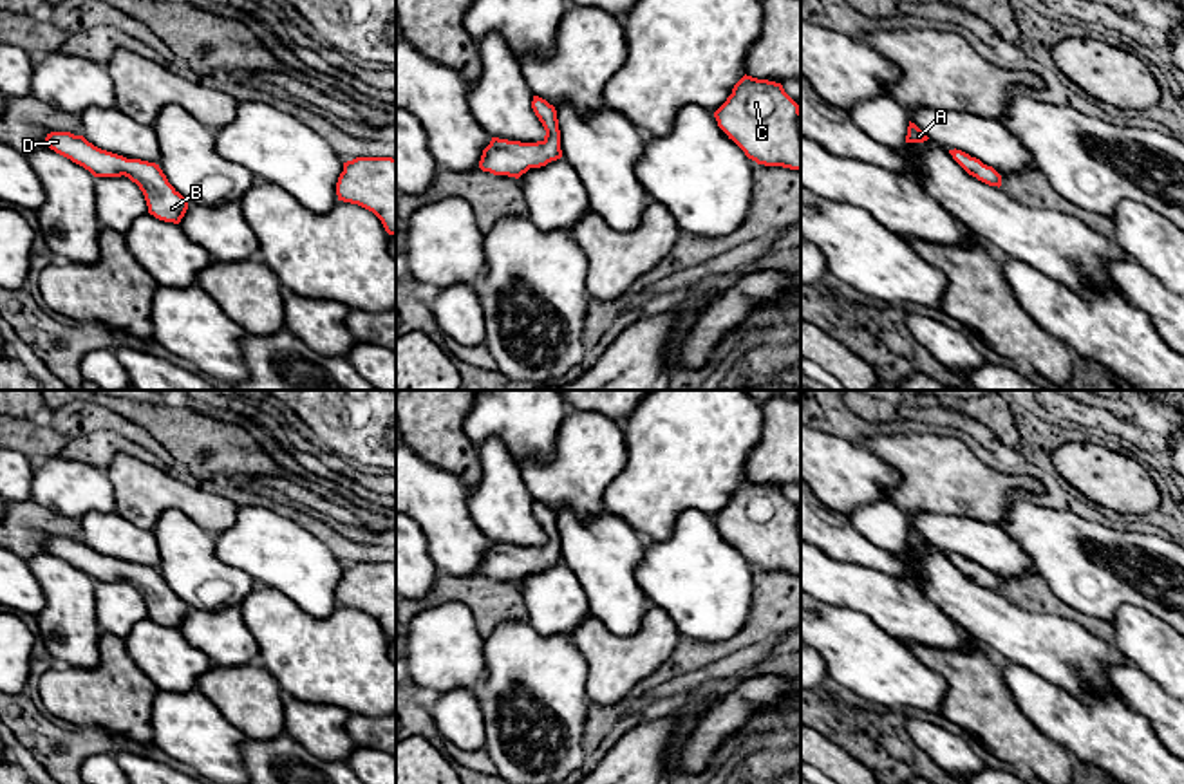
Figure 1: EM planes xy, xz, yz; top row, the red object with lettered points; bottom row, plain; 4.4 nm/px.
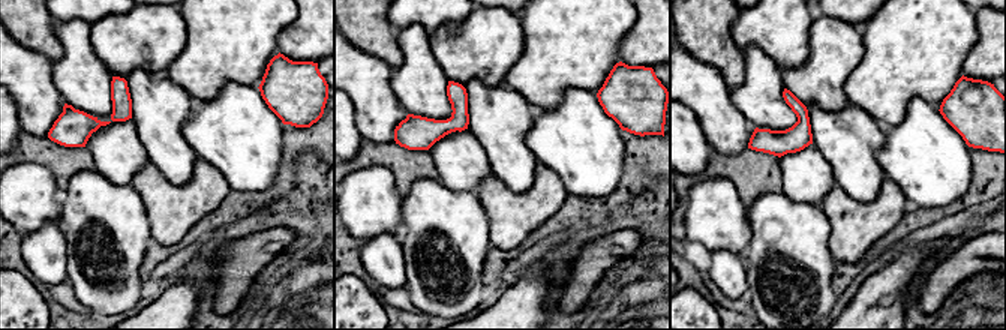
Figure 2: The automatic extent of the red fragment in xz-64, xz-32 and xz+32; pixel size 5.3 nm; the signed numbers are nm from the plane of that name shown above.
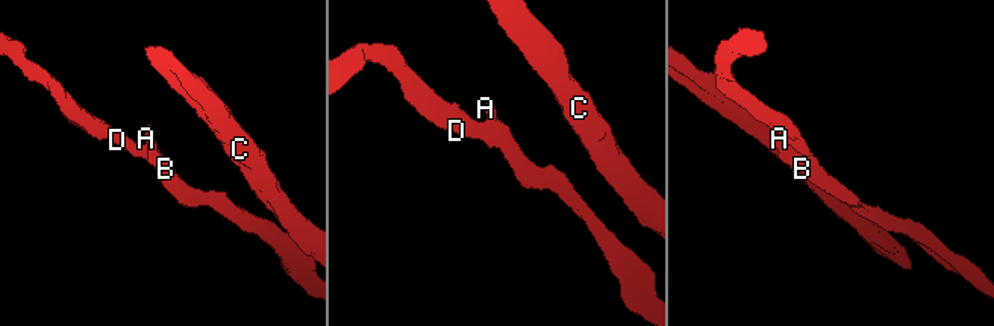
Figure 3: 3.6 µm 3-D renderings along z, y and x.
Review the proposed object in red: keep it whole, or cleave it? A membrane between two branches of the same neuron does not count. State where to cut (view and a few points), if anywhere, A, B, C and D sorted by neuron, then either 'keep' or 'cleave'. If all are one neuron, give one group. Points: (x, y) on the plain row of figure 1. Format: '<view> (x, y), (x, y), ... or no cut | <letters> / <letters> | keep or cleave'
no cut | A B C D | keep

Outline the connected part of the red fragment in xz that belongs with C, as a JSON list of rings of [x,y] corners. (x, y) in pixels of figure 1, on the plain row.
[[[745,479],[714,522],[748,564],[801,574],[801,515],[781,488]]]

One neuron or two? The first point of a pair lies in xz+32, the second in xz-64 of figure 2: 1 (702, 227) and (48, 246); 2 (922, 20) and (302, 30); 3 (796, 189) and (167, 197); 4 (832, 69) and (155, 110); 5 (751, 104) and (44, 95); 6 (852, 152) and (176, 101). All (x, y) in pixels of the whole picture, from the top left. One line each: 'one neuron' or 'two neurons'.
1: two neurons
2: two neurons
3: two neurons
4: two neurons
5: two neurons
6: one neuron

